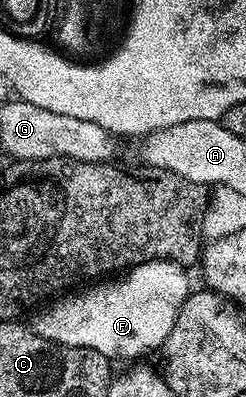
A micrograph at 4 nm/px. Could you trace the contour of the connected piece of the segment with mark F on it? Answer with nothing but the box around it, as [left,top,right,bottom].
[31,261,191,359]

